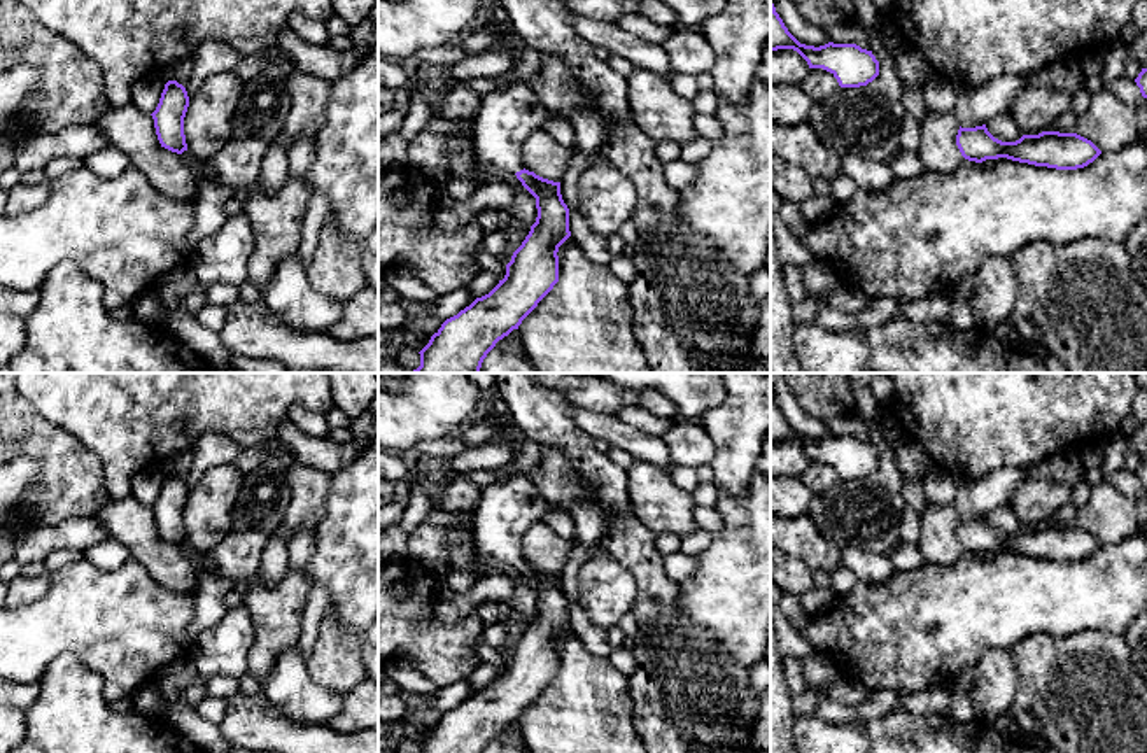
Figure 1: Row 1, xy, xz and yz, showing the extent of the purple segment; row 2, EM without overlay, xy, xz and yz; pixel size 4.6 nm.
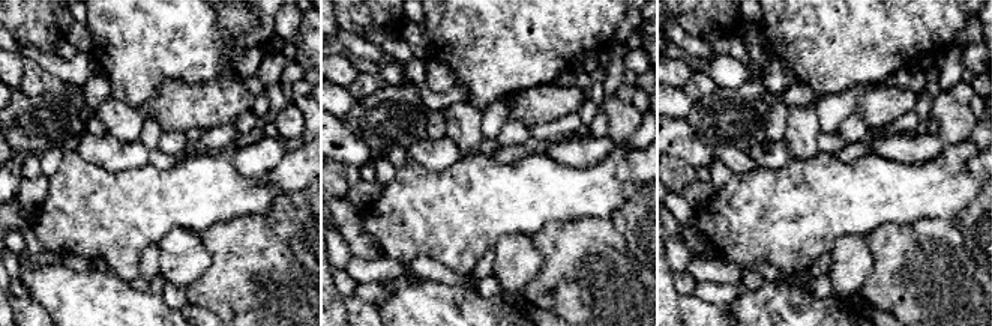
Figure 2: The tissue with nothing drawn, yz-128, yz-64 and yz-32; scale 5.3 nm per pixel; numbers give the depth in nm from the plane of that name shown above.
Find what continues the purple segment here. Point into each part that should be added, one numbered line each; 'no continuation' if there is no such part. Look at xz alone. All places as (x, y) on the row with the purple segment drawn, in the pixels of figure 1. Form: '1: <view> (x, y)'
1: xz (506, 118)

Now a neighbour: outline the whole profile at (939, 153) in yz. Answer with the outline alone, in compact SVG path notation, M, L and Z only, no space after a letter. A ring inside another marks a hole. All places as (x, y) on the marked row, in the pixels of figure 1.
M926 112L918 151L926 170L949 175L960 168L965 158L956 145L958 130L956 112Z

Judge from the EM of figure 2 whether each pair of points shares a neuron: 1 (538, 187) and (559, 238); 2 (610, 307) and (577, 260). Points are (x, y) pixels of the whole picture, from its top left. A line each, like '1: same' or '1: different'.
1: different
2: same

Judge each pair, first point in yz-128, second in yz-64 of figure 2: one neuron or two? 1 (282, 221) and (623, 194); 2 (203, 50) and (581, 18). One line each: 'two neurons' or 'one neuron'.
1: two neurons
2: one neuron

